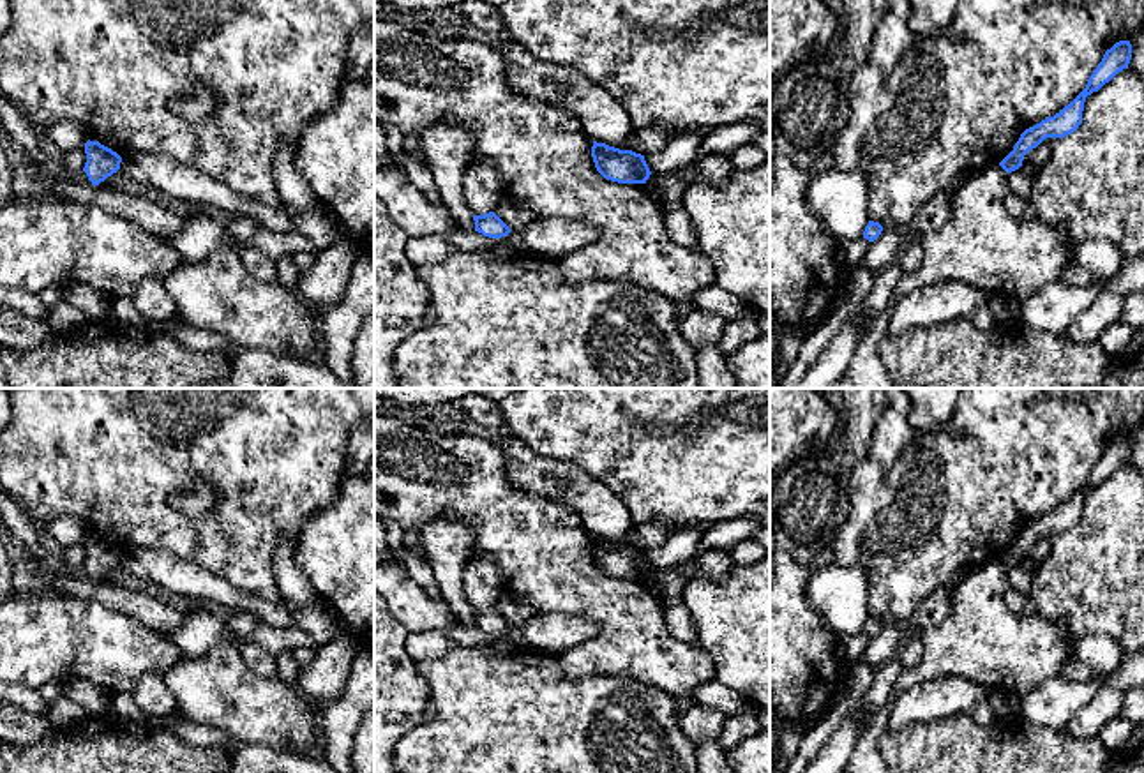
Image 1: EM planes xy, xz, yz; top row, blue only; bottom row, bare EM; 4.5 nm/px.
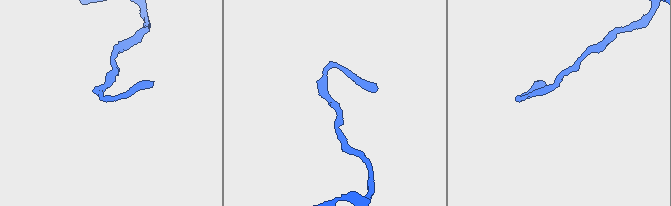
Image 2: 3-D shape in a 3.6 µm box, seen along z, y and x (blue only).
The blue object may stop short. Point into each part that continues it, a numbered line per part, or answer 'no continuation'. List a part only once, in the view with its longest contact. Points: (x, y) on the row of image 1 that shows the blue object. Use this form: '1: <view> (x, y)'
no continuation

